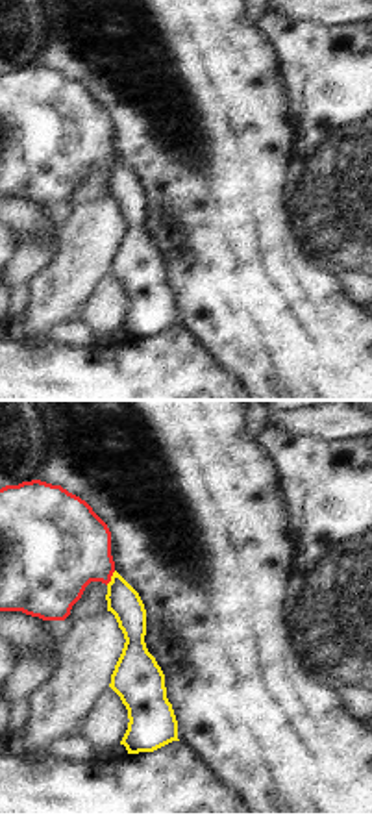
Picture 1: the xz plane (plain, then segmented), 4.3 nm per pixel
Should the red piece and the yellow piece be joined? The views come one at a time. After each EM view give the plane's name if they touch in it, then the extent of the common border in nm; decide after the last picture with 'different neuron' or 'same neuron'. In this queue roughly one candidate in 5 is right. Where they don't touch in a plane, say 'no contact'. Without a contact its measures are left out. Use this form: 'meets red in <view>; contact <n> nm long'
meets red in xz; contact 80 nm long

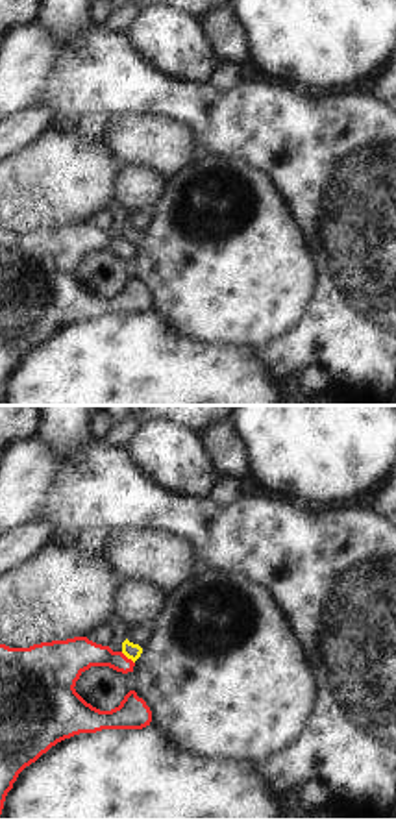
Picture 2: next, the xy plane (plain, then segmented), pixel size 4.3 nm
meets red in xy; contact 80 nm long

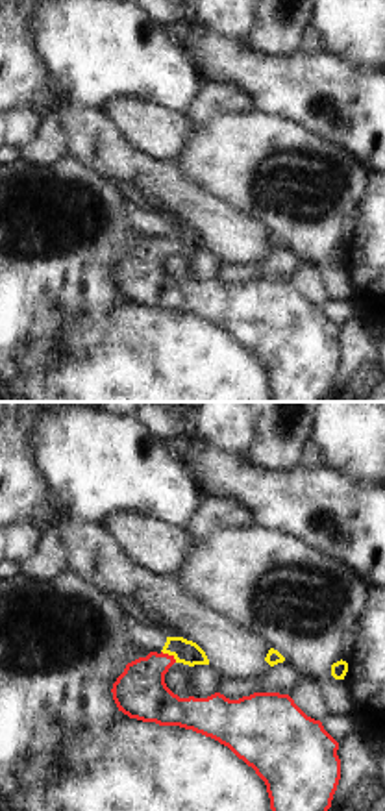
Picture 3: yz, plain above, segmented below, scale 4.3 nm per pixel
meets red in yz; contact 90 nm long

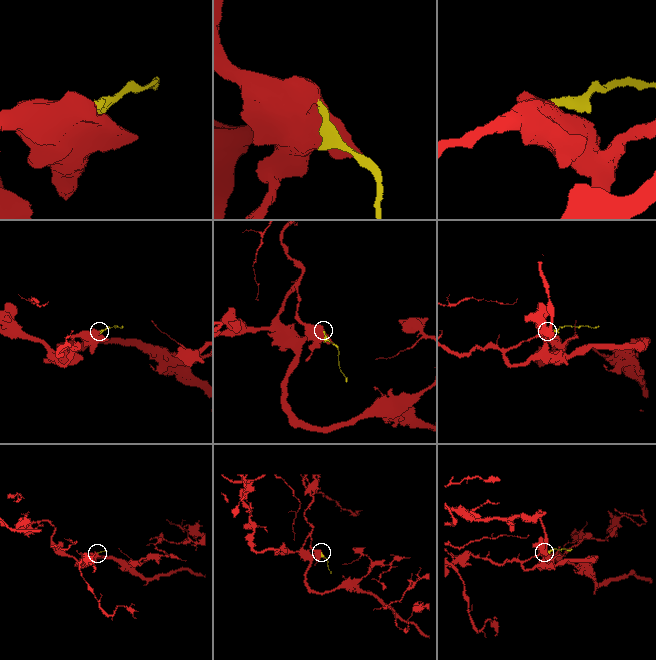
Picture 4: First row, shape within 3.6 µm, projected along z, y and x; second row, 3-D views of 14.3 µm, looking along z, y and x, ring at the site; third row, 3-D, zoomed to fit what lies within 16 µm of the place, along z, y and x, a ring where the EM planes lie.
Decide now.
different neuron

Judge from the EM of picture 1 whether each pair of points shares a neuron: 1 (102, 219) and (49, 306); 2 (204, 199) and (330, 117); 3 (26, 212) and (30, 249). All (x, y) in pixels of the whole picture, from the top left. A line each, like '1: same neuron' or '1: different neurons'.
1: same neuron
2: different neurons
3: different neurons

